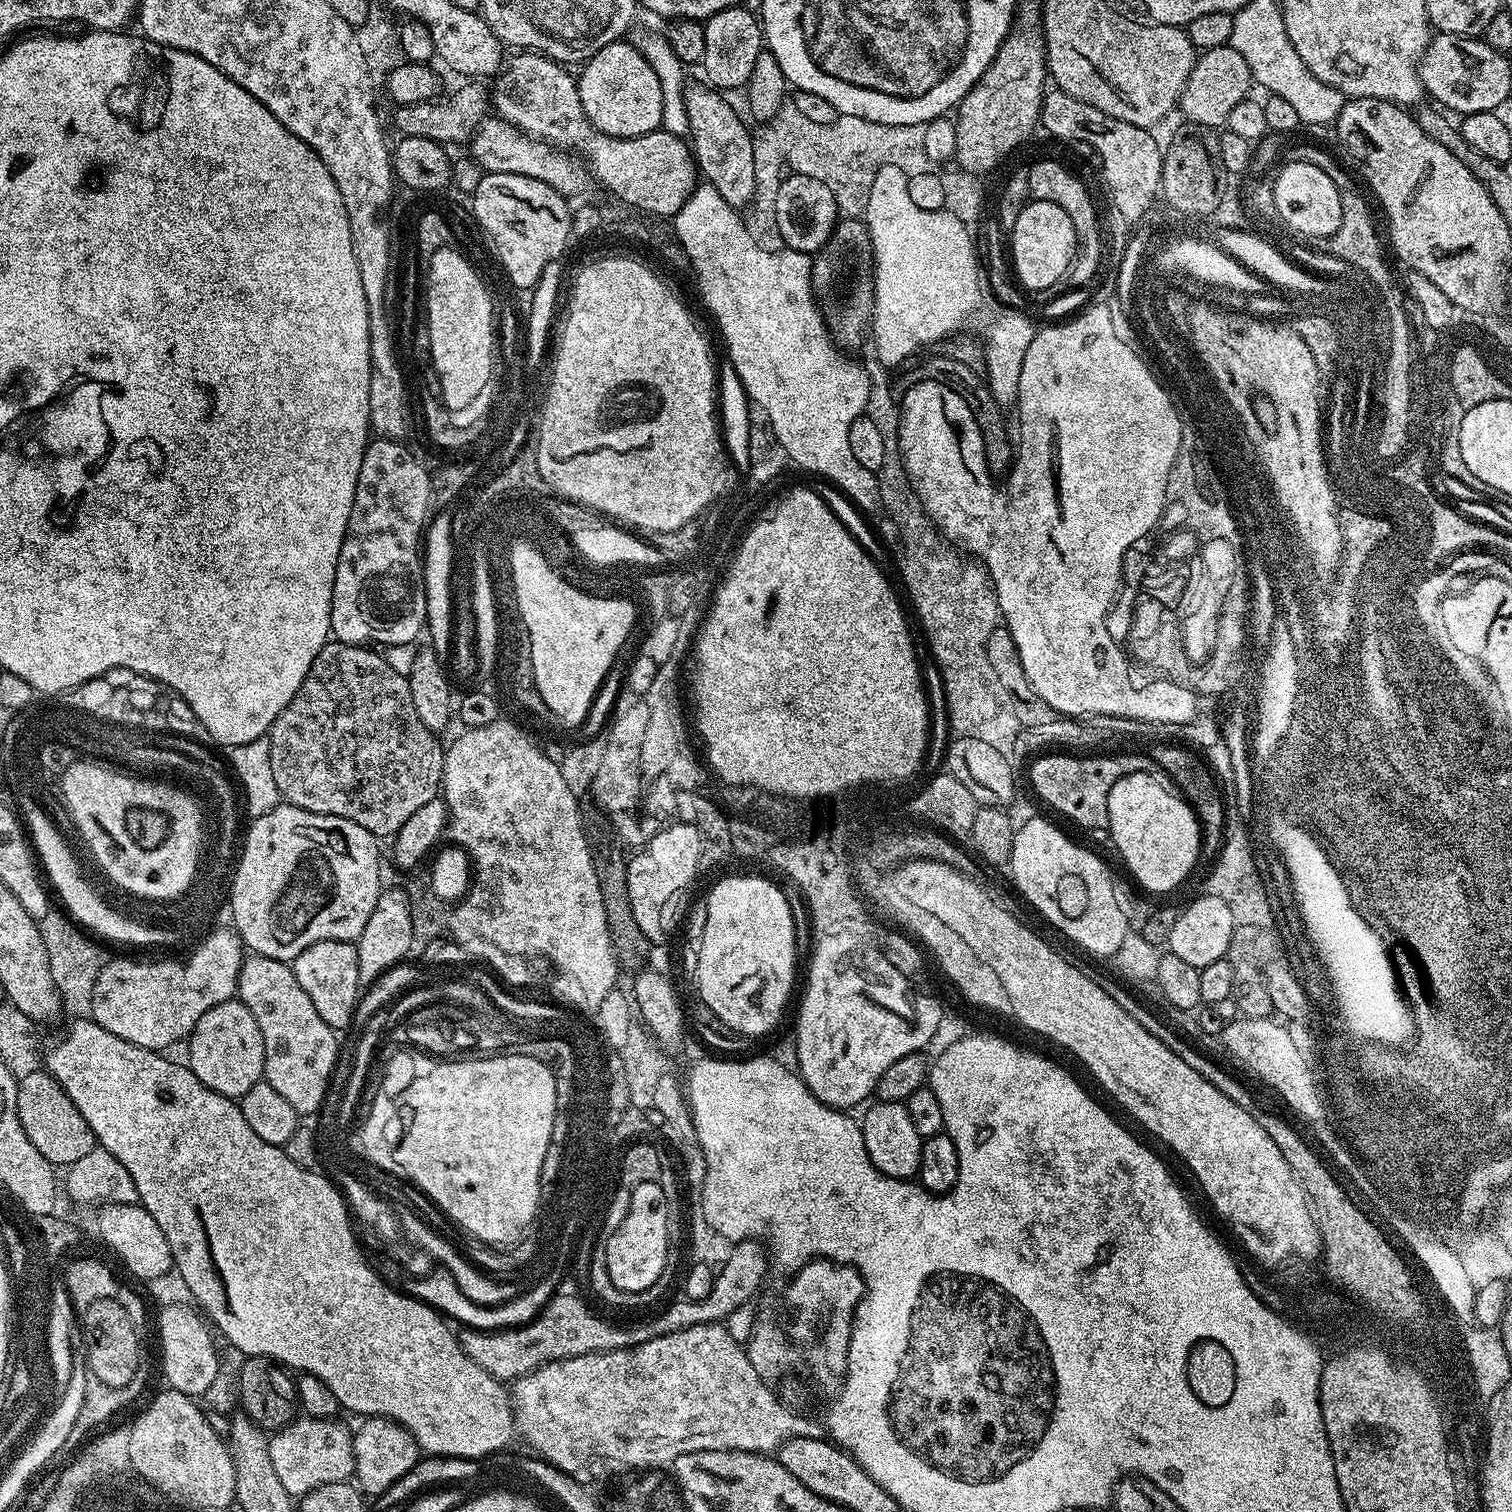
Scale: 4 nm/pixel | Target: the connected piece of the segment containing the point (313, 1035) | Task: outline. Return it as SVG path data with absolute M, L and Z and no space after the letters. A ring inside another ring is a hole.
M249 955L236 979L238 999L254 1014L258 1030L262 1030L264 1043L263 1079L297 1114L319 1113L328 1092L328 1086L335 1071L338 1049L337 1033L326 1022L322 1022L314 1002L306 995L306 990L298 986L291 963L265 956Z

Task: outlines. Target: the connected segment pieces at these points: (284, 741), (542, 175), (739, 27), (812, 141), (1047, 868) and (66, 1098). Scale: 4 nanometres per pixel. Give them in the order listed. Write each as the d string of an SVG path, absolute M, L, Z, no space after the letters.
M339 642L325 644L318 654L318 658L314 658L302 686L298 686L294 698L290 698L290 702L278 714L278 718L268 729L266 735L270 742L270 770L274 773L274 782L278 785L281 797L287 803L298 806L302 810L310 810L314 814L330 814L338 818L350 818L350 822L358 822L358 826L370 830L372 836L392 838L400 831L400 827L406 822L406 818L410 818L410 814L422 810L422 806L426 806L426 802L435 800L441 795L446 748L443 743L440 745L436 741L439 740L437 733L428 729L419 718L410 696L407 676L398 674L398 670L390 667L388 659L381 653L379 656L376 652L379 651L359 644L342 644Z
M492 114L476 128L470 141L470 159L478 162L485 174L522 174L526 178L534 178L546 182L553 190L565 198L573 198L584 192L590 184L590 172L583 159L577 158L567 150L561 150L544 140L528 136L515 128L510 122L501 120Z
M744 6L727 8L703 21L703 26L706 30L706 54L702 69L708 75L707 83L716 90L743 89L758 54L765 47L764 33L757 13L748 11Z
M786 104L780 115L758 129L753 135L755 173L772 177L776 164L788 164L790 169L796 168L796 175L815 178L829 188L837 209L848 218L863 217L873 186L872 177L882 165L896 165L908 177L926 173L932 166L926 158L922 124L870 122L853 115L839 115L834 124L813 122Z
M1036 816L1013 834L1010 867L1016 888L1080 948L1112 958L1130 933L1128 920L1114 898L1114 876L1088 848L1075 844L1060 828Z
M35 1070L26 1073L16 1081L16 1105L18 1106L18 1122L22 1122L22 1130L26 1130L26 1138L30 1138L30 1146L49 1160L53 1166L67 1166L78 1162L90 1150L98 1147L94 1130L78 1114L78 1106L70 1102L70 1094L62 1090L62 1086L46 1070Z

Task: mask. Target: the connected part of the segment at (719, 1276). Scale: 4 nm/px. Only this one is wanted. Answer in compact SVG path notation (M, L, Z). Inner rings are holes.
M755 1239L739 1241L733 1247L732 1253L723 1261L722 1267L716 1272L716 1281L710 1290L710 1294L701 1300L689 1300L679 1298L661 1316L656 1316L653 1320L648 1320L645 1324L640 1324L637 1328L611 1328L604 1320L599 1320L582 1301L576 1296L563 1296L557 1294L552 1297L552 1301L545 1306L544 1311L529 1324L521 1324L519 1328L501 1328L499 1330L468 1330L460 1336L460 1344L486 1374L490 1374L494 1379L501 1382L515 1382L521 1376L528 1376L535 1368L540 1368L544 1364L549 1364L555 1360L565 1360L566 1358L578 1358L582 1354L594 1354L595 1352L613 1352L619 1348L633 1348L650 1338L665 1336L678 1330L686 1330L690 1326L699 1324L719 1324L727 1321L740 1308L751 1305L752 1299L756 1296L756 1291L760 1288L760 1283L764 1280L764 1275L768 1272L770 1256L763 1247L760 1248Z

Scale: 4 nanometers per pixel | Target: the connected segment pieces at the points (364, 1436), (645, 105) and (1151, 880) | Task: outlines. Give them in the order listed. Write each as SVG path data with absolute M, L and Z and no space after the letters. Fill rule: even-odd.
M365 1416L359 1423L352 1434L354 1484L365 1497L375 1498L411 1470L422 1459L422 1453L410 1430L396 1420L385 1416Z
M627 39L602 46L579 69L576 89L593 129L616 140L650 134L662 122L662 85L650 62ZM584 68L584 69L583 69Z
M1135 772L1118 778L1108 799L1107 831L1112 832L1112 840L1125 866L1148 894L1178 887L1191 874L1196 855L1199 857L1202 852L1200 822L1192 807L1167 783L1159 784L1156 778L1151 772Z

